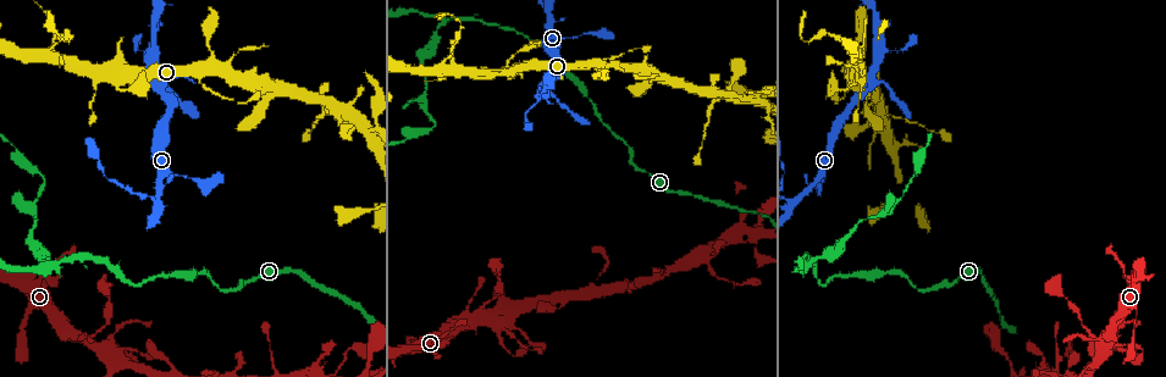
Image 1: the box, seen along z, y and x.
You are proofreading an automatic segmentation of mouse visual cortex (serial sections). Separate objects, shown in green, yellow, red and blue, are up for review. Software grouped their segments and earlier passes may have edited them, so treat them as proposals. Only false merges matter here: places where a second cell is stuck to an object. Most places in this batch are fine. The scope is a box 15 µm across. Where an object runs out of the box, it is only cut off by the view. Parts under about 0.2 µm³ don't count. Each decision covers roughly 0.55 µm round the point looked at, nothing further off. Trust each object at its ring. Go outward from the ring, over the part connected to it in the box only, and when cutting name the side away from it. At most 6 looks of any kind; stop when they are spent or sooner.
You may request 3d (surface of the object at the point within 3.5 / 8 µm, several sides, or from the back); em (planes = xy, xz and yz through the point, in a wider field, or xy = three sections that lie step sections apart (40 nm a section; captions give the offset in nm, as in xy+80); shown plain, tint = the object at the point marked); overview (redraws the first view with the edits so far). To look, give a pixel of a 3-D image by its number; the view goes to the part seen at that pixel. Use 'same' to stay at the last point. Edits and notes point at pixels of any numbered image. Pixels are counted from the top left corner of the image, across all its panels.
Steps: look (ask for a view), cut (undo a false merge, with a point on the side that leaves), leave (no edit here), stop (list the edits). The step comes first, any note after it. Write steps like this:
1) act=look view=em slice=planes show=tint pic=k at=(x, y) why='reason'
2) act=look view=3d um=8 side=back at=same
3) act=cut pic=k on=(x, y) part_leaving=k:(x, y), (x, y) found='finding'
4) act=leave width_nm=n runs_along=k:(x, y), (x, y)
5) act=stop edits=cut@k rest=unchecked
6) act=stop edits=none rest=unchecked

act=look view=3d um=3.5 pic=1 at=(549, 8) why='four-way junction'

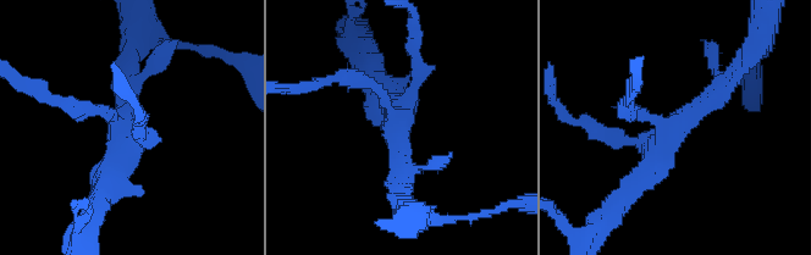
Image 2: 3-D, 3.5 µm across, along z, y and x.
act=look view=em slice=xy step=3 show=tint pic=2 at=(395, 125) arms=4 arm_widths_nm=150,200,200,350

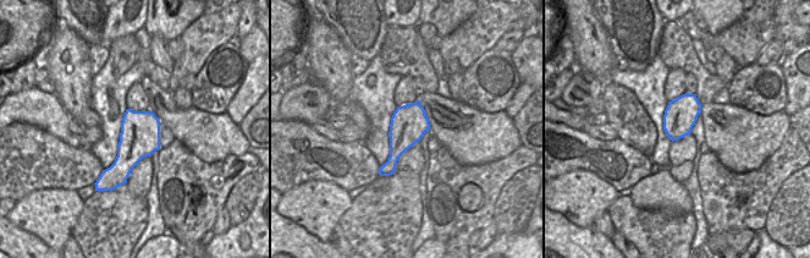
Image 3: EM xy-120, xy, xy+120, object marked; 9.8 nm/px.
act=leave width_nm=360 runs_along=2:(402, 184), (391, 106), (346, 78) found='continuous, no second cell'

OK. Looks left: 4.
act=look view=3d um=8 pic=1 at=(885, 132) why='four arms meet'

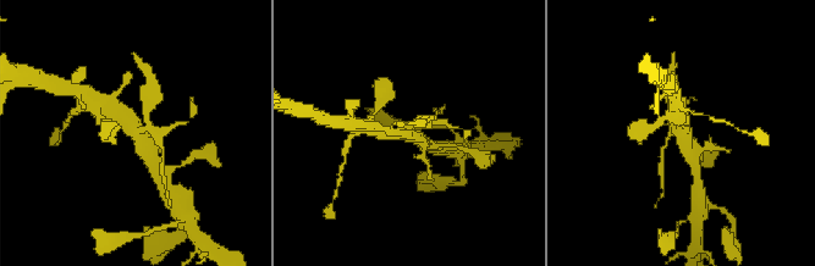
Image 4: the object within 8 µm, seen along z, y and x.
act=look view=em slice=xy step=1 show=tint pic=4 at=(133, 133) why='need the tissue'

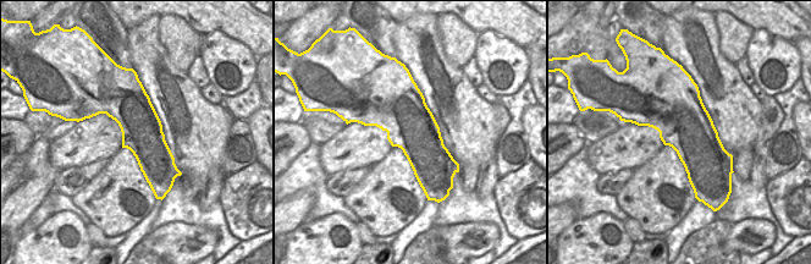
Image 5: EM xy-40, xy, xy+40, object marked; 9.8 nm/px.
act=cut pic=4 on=(146, 105) arm_widths_nm=150,150,350,400 part_leaving=4:(142, 131), (150, 122), (150, 83) found='a second cell is stuck on'

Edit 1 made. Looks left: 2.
act=stop edits=cut@4 rest=unchecked

